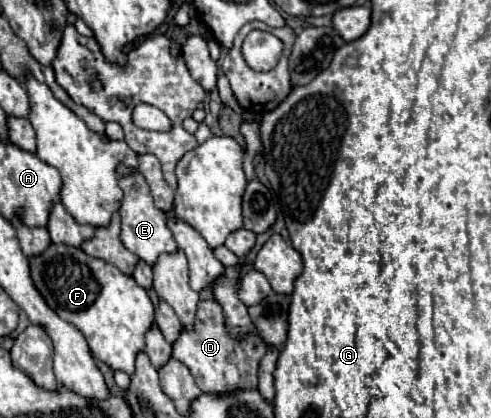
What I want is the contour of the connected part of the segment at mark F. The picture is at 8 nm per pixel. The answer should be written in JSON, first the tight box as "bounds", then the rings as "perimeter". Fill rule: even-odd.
{"bounds":[29,242,155,372],"perimeter":[[[53,242],[45,252],[29,258],[29,272],[47,306],[85,334],[93,358],[109,364],[113,370],[133,372],[135,354],[145,348],[143,334],[155,318],[155,308],[145,288],[133,276],[125,276],[117,266],[85,254],[81,248]]]}

